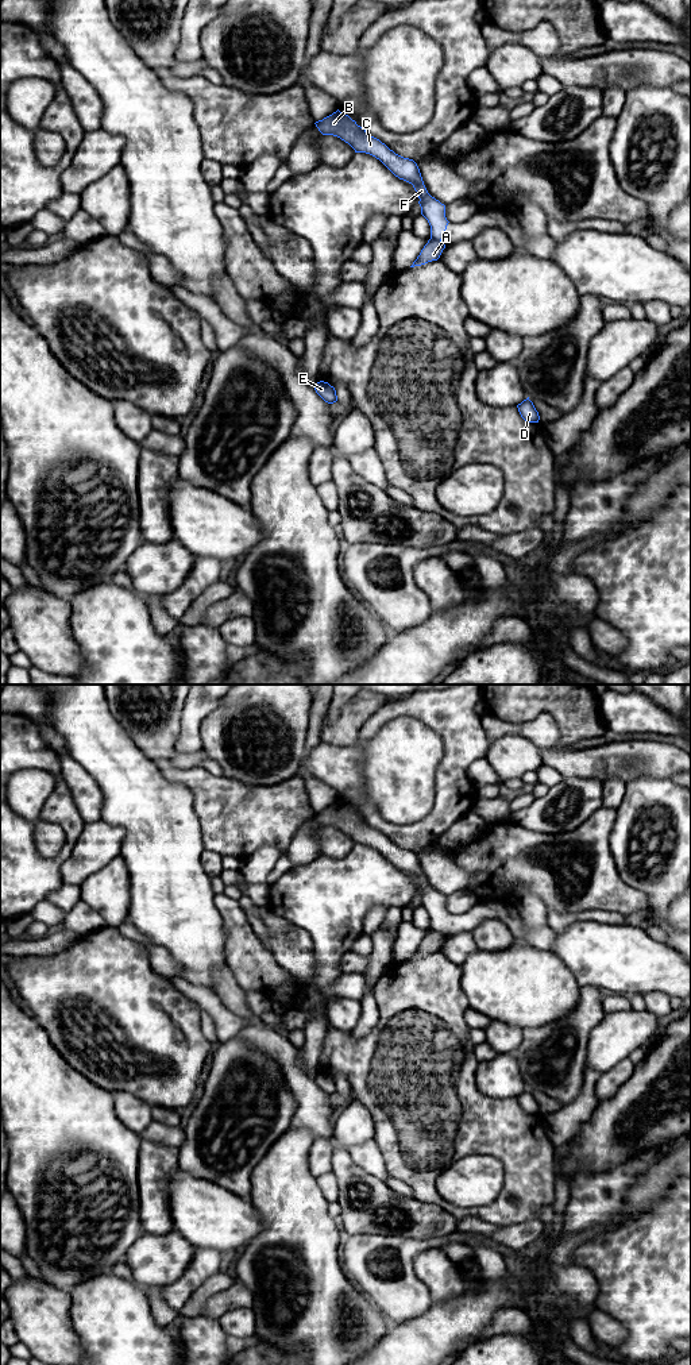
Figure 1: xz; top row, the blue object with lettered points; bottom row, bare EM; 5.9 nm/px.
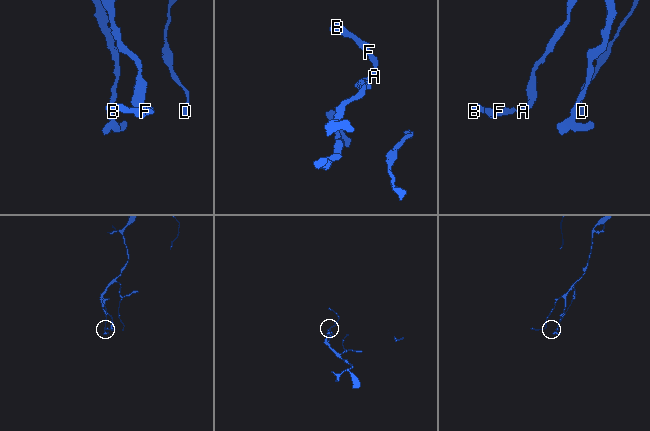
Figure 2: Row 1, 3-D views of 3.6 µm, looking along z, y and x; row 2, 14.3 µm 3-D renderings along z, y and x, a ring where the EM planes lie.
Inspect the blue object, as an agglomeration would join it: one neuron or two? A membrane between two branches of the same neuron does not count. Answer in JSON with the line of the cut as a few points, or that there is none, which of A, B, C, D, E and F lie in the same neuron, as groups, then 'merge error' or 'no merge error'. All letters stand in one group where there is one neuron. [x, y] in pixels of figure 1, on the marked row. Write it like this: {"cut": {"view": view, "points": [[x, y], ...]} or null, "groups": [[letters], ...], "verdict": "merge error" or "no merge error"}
{"cut": {"view": "xz", "points": [[431, 236], [440, 242]]}, "groups": [["A", "D", "E"], ["B", "C", "F"]], "verdict": "merge error"}

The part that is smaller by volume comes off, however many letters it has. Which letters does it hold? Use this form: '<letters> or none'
B, C, F

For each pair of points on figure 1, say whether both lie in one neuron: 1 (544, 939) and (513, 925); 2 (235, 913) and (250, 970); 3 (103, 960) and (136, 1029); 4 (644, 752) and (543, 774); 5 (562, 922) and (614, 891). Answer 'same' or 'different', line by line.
1: same
2: same
3: same
4: different
5: different

